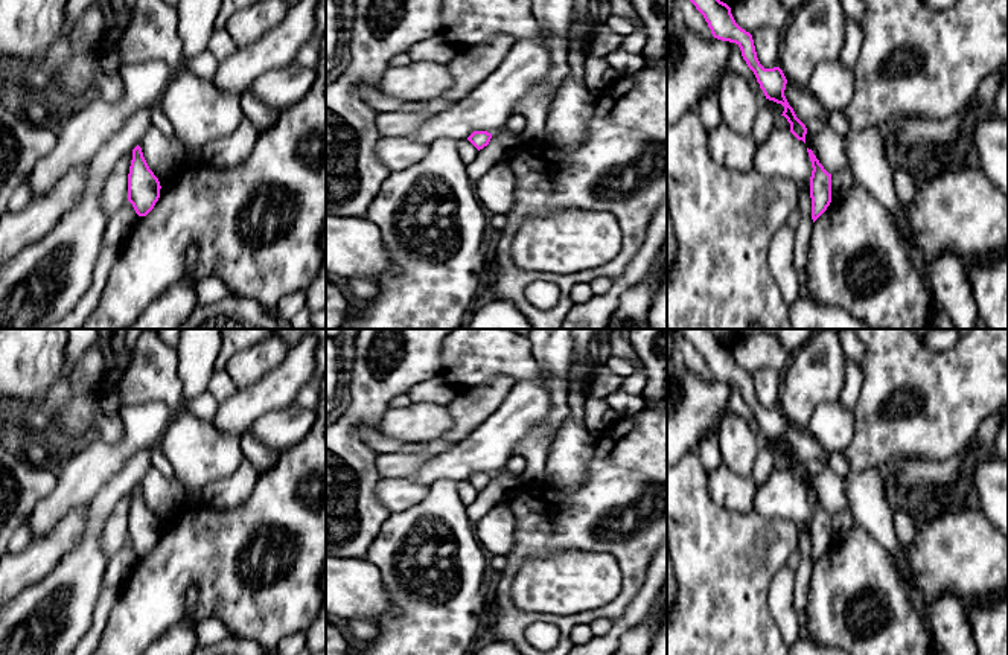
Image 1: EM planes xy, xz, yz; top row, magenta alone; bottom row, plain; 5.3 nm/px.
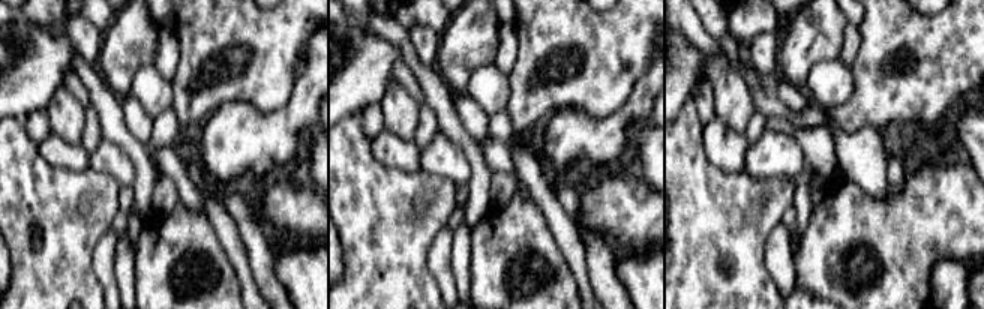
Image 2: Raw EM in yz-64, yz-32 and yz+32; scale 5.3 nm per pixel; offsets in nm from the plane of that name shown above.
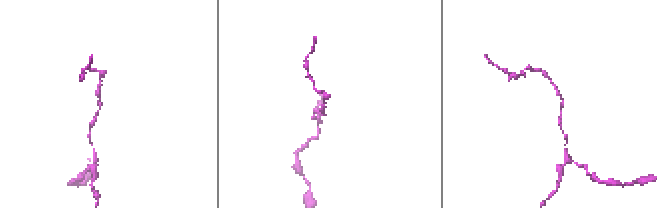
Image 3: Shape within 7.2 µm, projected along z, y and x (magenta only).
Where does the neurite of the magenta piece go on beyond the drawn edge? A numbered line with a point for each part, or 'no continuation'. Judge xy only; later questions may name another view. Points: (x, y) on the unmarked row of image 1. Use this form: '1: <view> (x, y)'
no continuation

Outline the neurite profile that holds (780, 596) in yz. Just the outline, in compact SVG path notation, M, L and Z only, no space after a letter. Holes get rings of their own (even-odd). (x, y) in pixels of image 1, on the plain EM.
M786 565L772 579L767 590L767 608L787 649L796 641L799 625L793 606L795 571Z

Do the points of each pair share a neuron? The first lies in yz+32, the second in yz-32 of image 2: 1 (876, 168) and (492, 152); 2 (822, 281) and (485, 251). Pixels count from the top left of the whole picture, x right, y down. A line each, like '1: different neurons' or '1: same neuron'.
1: different neurons
2: same neuron

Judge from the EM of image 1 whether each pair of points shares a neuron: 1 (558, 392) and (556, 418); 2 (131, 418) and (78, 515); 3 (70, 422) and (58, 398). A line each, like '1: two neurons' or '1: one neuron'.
1: one neuron
2: two neurons
3: two neurons

